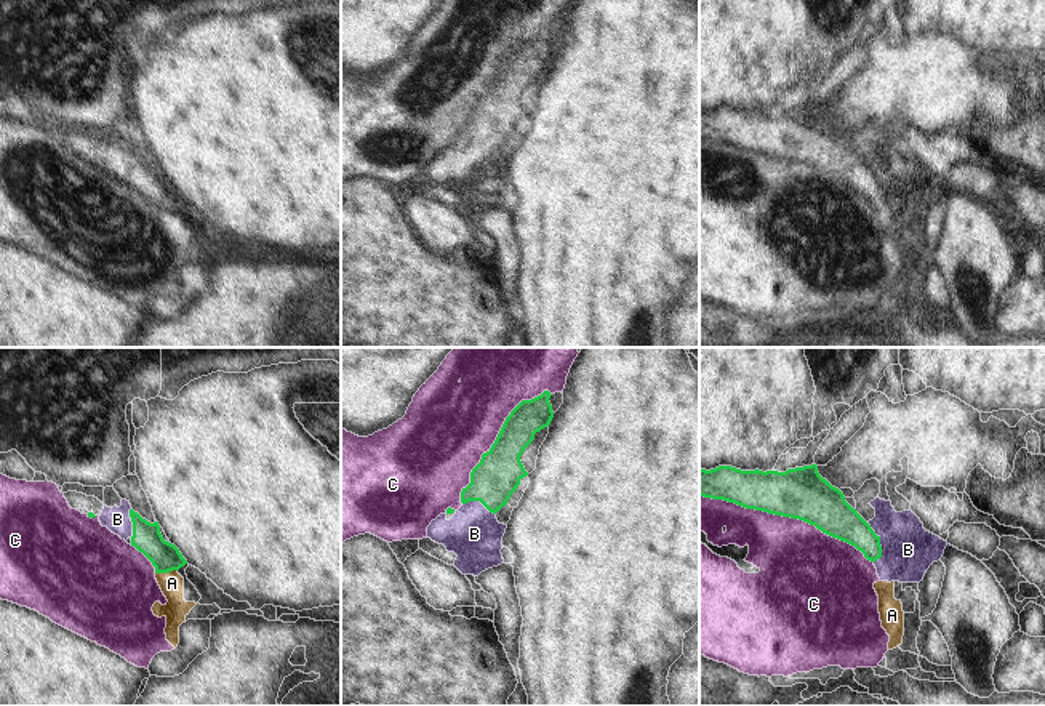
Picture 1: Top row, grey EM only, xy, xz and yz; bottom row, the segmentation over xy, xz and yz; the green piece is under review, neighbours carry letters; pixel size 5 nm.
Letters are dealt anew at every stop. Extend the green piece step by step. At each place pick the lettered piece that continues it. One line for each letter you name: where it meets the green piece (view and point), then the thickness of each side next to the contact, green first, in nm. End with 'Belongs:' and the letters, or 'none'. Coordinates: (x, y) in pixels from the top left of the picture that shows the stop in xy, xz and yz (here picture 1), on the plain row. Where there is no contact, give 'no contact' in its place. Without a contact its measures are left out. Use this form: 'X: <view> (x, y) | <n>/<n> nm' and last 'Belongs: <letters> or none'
B: yz (879, 184) | 190/280 nm
Belongs: B

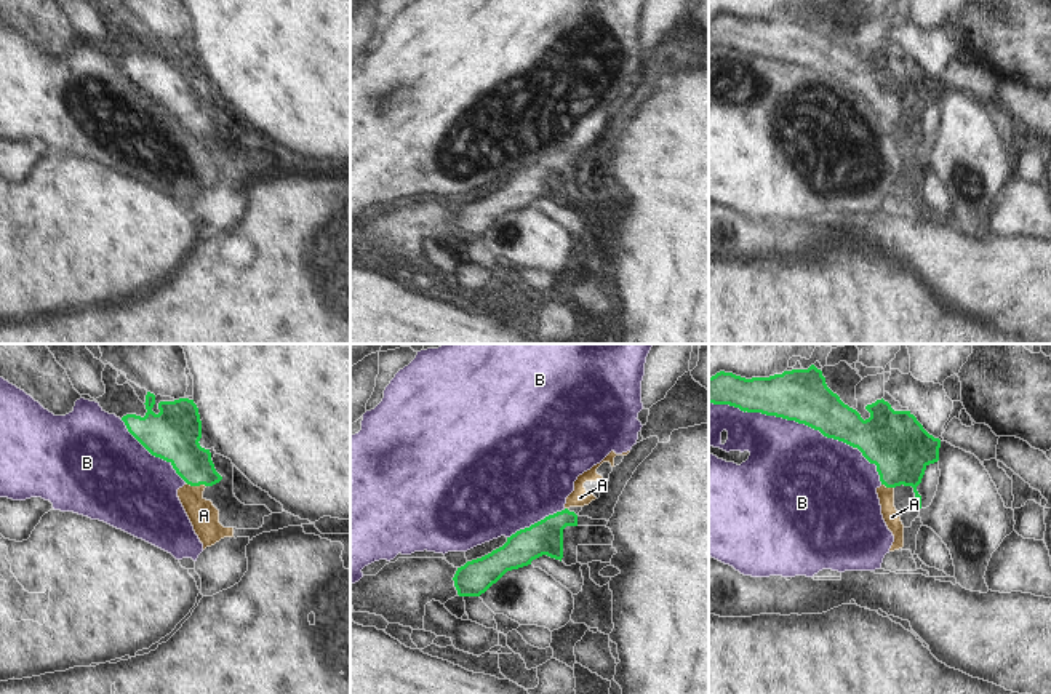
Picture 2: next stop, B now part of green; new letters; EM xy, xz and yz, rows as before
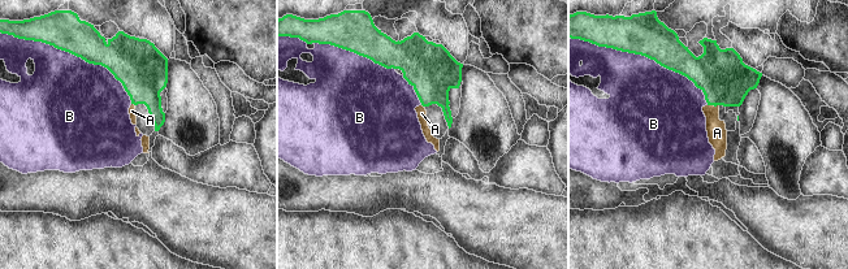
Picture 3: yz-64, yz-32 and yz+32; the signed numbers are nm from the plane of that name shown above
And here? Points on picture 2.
Belongs: none

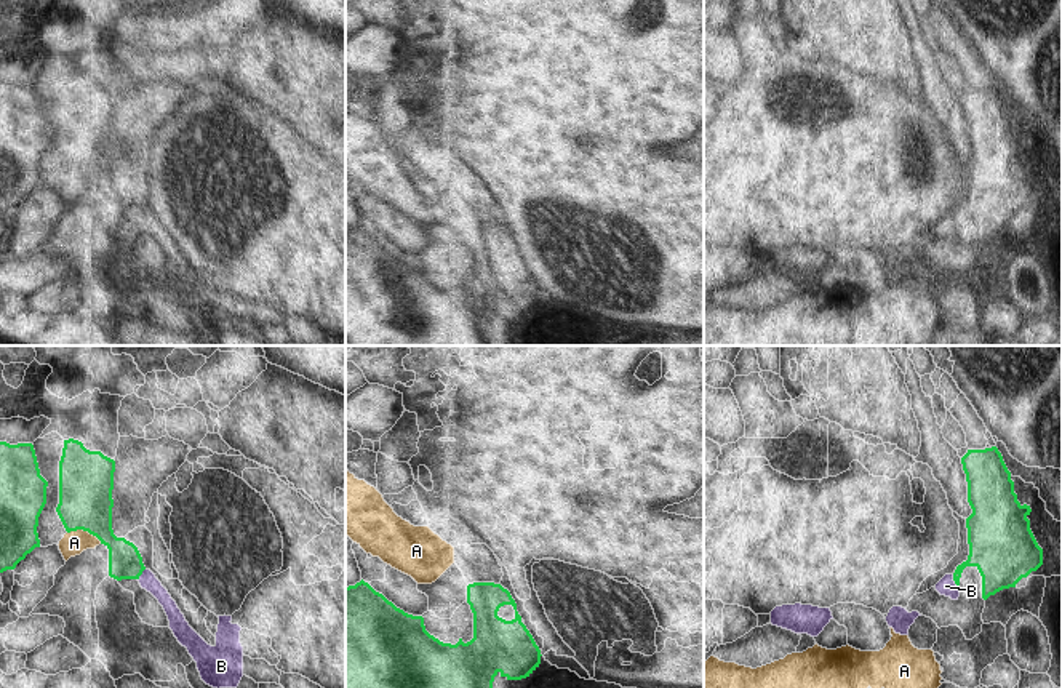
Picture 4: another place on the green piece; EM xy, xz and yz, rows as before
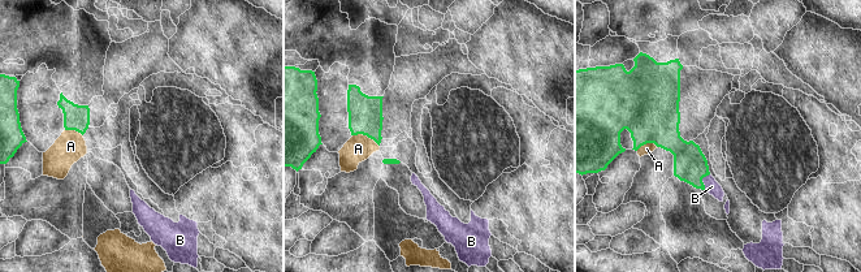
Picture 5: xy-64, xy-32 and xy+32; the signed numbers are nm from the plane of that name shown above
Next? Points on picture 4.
B: yz (955, 224) | 240/90 nm
Belongs: B

